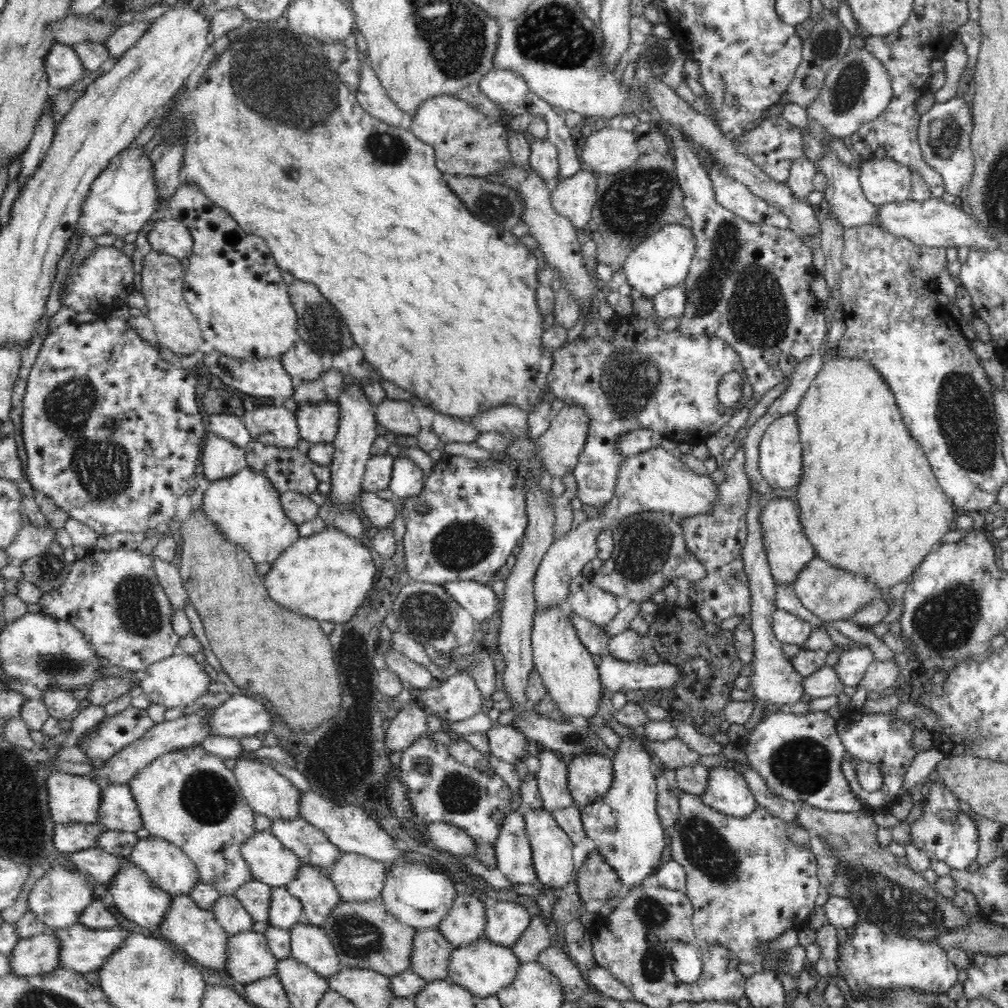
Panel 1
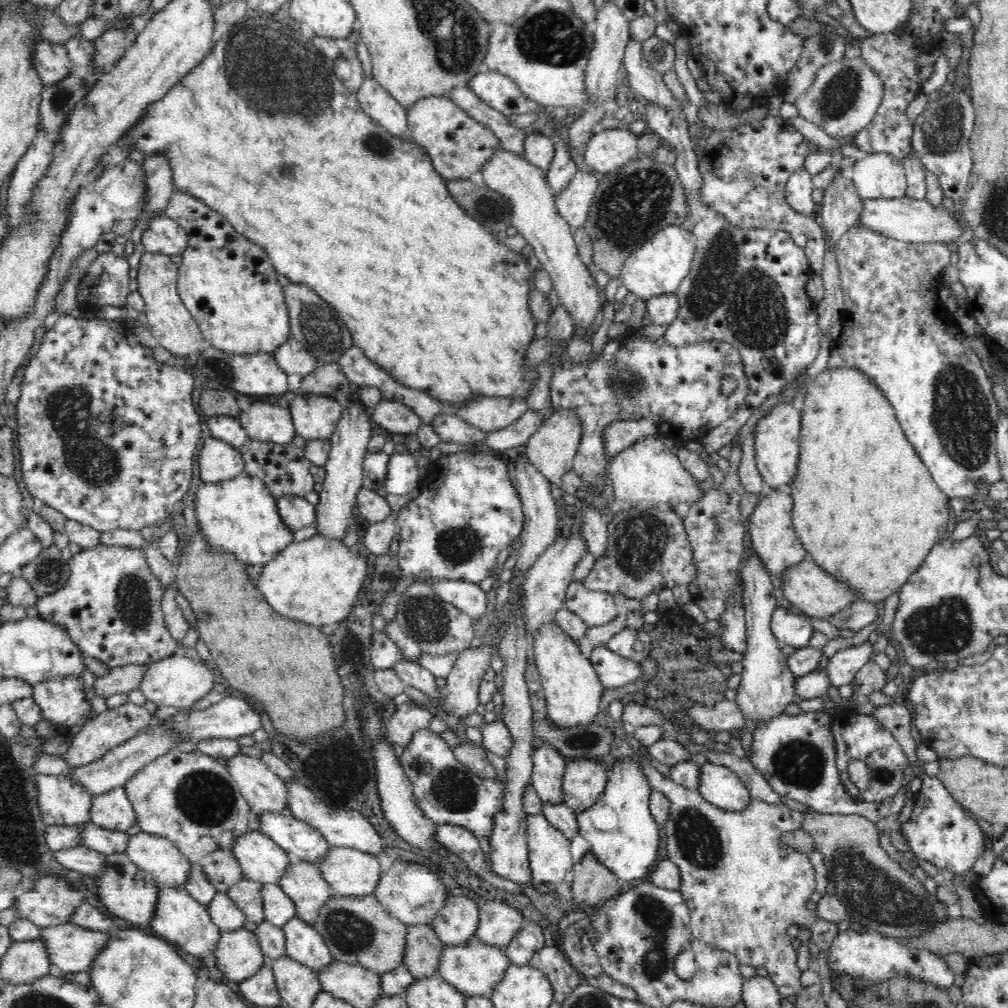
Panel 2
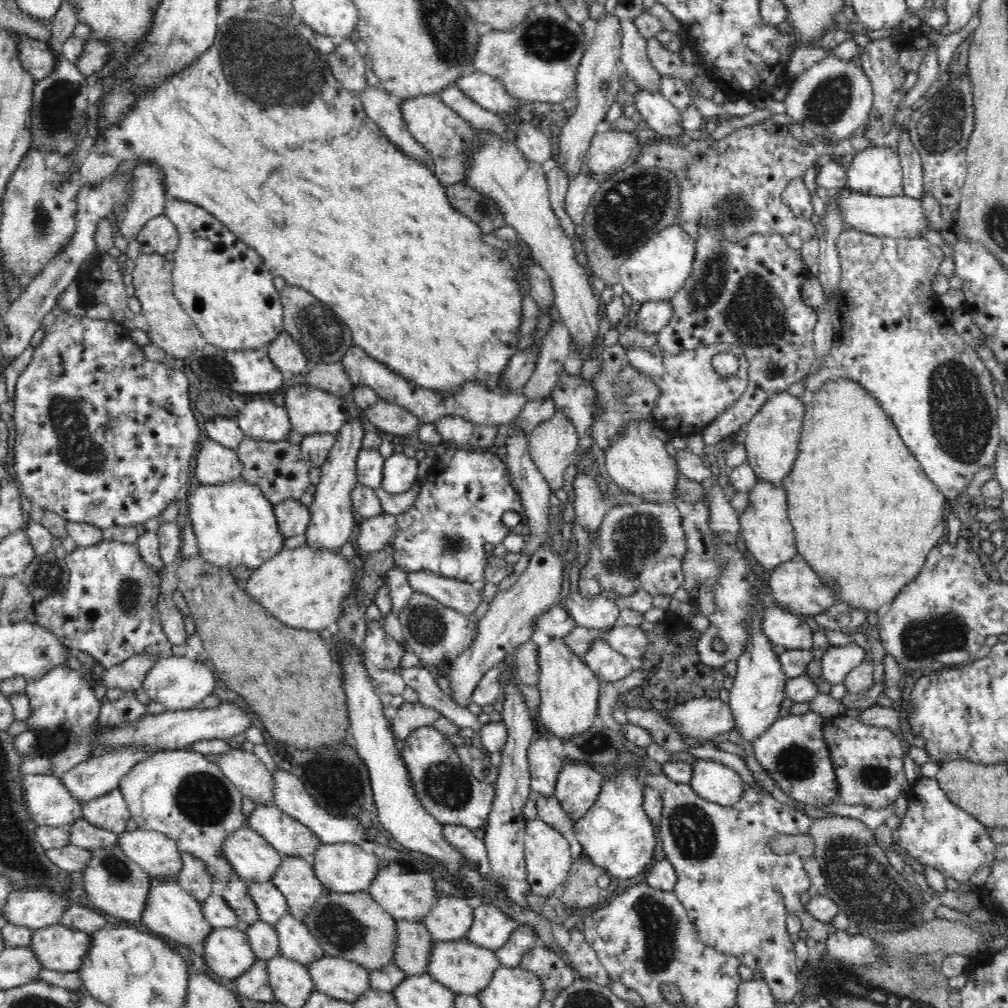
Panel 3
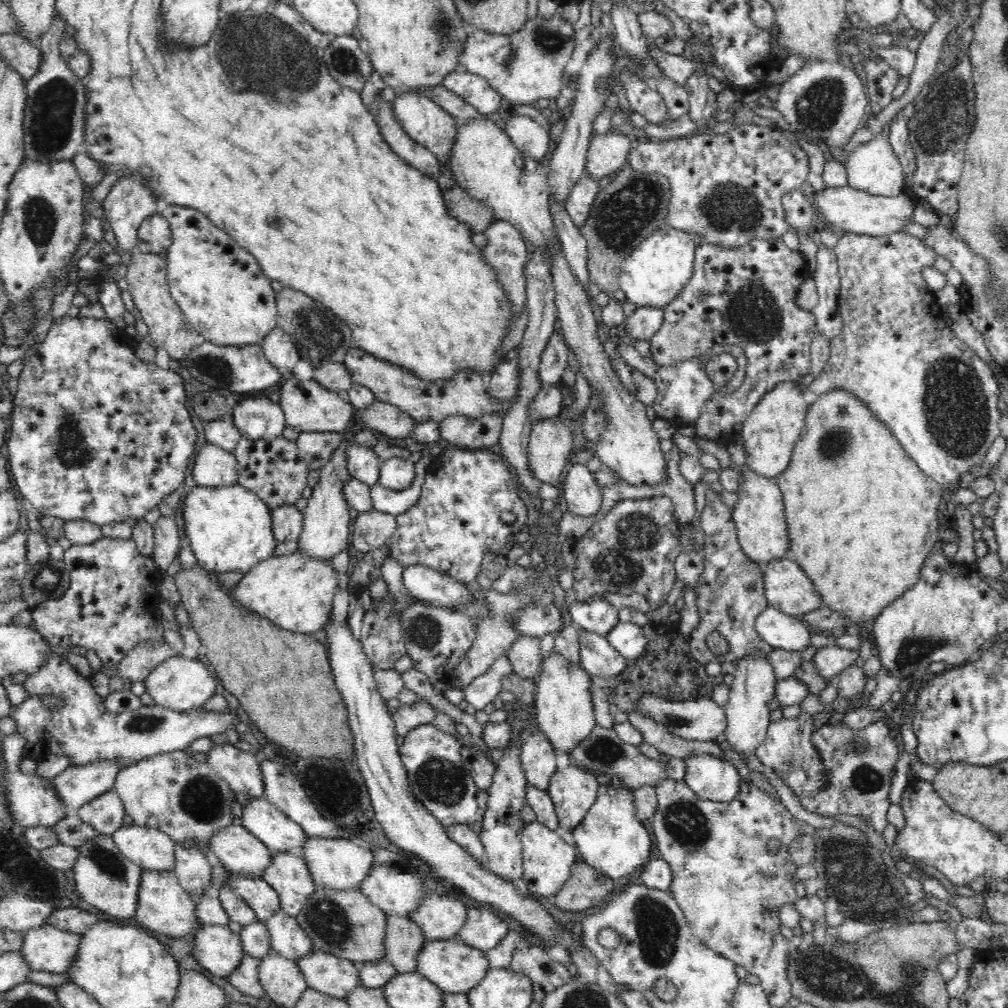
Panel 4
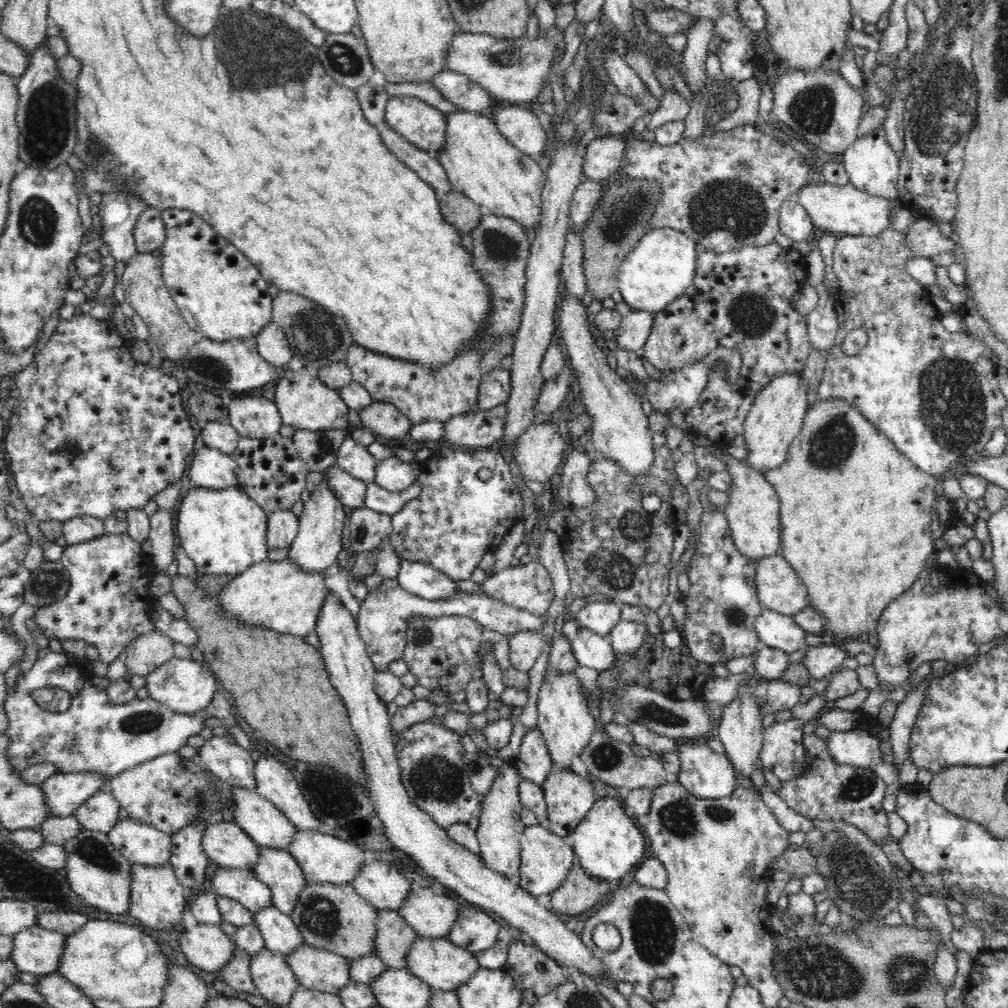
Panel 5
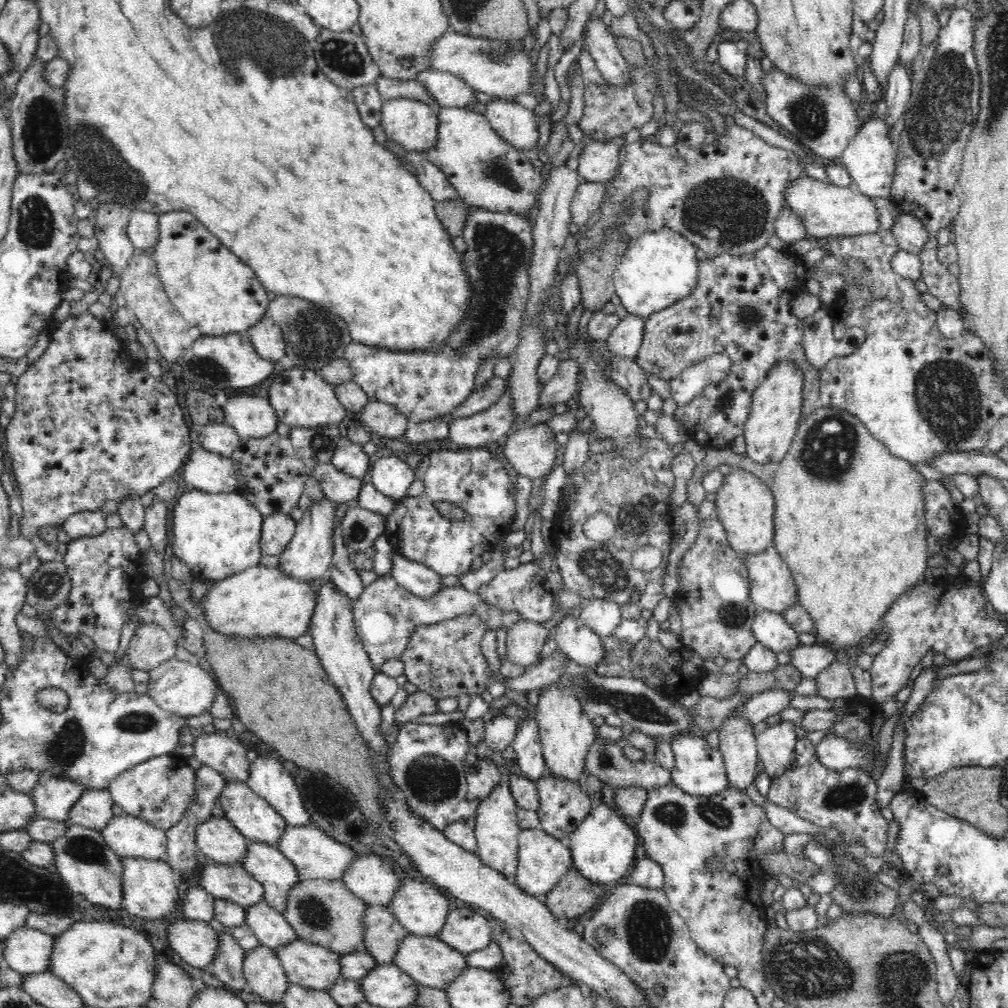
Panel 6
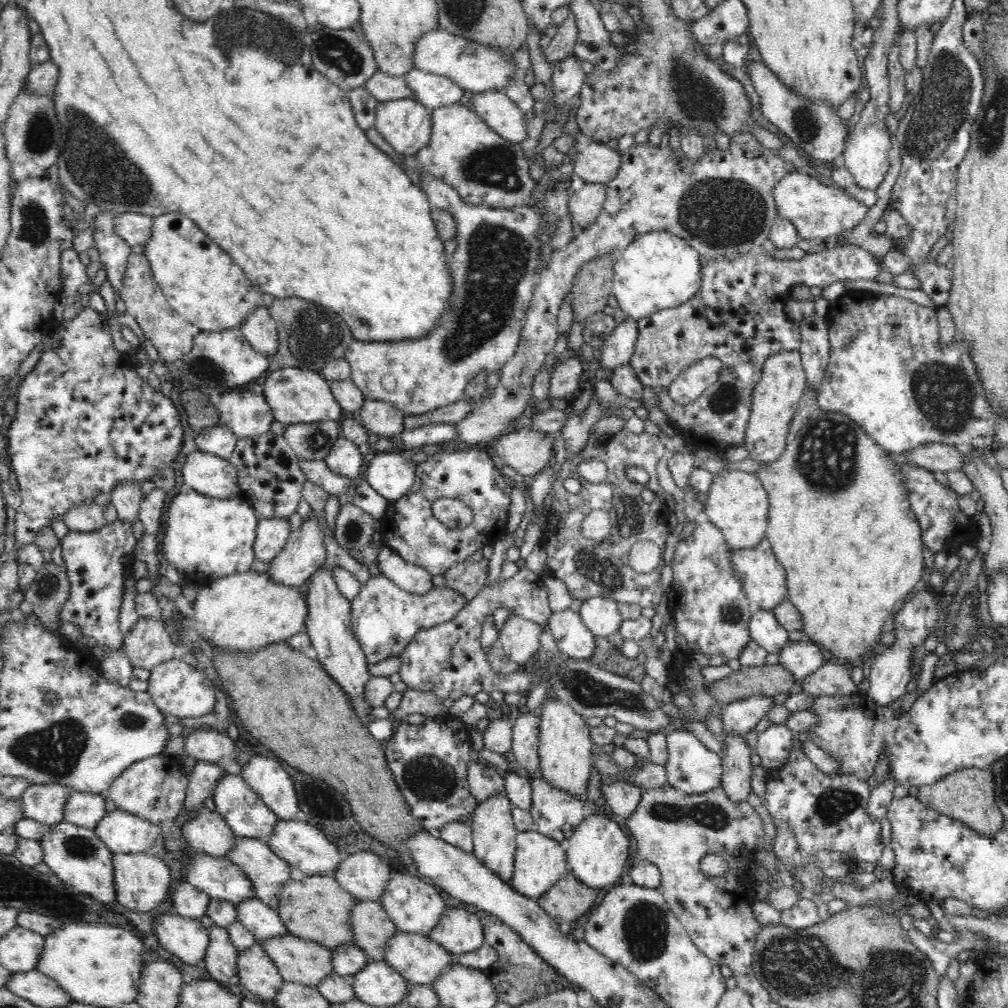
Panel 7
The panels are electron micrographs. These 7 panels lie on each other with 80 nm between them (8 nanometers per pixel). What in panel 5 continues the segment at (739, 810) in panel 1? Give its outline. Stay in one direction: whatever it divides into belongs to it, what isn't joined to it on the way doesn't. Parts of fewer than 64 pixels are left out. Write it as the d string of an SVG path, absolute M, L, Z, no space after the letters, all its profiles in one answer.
M682 738L676 746L680 771L673 777L680 785L684 786L690 794L708 799L724 798L732 794L732 790L738 786L735 771L724 753L712 751L705 739Z

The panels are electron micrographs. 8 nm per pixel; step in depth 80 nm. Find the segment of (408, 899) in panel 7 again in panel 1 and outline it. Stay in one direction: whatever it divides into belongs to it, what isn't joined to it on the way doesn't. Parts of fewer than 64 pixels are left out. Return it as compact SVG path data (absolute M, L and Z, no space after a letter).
M458 895L454 898L448 914L436 927L446 941L455 947L466 946L482 937L484 932L485 906L473 895Z

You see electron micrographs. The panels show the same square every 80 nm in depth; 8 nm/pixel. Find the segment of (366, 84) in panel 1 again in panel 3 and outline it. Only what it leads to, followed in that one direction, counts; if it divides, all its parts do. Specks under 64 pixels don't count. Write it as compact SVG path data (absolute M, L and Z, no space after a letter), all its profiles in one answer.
M368 86L361 93L361 101L368 116L396 148L415 162L424 164L430 171L436 172L430 152L408 132L398 101L388 97L384 91Z

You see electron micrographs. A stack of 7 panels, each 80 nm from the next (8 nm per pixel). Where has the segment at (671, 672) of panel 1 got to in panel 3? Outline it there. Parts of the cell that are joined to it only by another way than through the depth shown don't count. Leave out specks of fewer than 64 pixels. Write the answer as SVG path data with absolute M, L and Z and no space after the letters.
M595 639L582 658L599 681L614 682L625 678L637 666L606 643Z

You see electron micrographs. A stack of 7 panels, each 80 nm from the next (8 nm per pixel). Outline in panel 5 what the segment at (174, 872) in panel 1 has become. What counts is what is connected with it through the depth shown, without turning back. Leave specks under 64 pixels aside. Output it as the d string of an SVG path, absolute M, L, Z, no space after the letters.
M126 818L106 832L108 840L130 863L162 865L170 858L171 838L155 826Z

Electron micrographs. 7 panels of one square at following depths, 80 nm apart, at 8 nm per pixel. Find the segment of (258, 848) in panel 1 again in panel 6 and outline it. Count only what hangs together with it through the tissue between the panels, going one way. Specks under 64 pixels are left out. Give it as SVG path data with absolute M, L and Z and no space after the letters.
M211 815L196 826L200 854L220 864L239 864L246 854L246 839L226 817Z

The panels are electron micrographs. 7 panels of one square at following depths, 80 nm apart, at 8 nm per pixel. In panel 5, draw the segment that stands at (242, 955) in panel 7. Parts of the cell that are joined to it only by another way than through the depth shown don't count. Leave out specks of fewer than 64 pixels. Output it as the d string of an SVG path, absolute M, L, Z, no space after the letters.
M266 948L250 955L248 972L254 987L272 1003L287 1005L292 992L299 985L286 962L286 957Z

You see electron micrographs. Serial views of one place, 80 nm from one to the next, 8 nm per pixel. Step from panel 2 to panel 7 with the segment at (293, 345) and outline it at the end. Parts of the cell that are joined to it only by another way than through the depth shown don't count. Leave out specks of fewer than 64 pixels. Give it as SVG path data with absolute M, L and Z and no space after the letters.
M266 305L257 306L250 314L247 314L240 329L254 350L265 355L276 354L276 346L278 346L277 324Z

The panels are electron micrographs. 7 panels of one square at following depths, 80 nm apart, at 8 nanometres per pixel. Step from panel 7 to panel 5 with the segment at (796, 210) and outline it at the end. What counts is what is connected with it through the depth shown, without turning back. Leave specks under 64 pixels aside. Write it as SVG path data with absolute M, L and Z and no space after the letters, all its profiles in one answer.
M821 182L806 184L796 193L796 201L807 211L816 227L814 236L822 234L864 235L874 236L890 226L891 205L902 207L900 199L887 201L885 198L870 196L857 190L851 183L846 186L836 186Z

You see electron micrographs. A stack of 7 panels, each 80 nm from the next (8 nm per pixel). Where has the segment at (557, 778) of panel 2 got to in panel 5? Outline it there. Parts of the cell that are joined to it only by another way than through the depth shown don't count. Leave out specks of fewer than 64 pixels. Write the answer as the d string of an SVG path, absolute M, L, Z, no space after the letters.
M537 726L530 728L522 737L519 755L515 758L514 766L519 771L519 775L542 786L548 777L552 763L540 729Z

